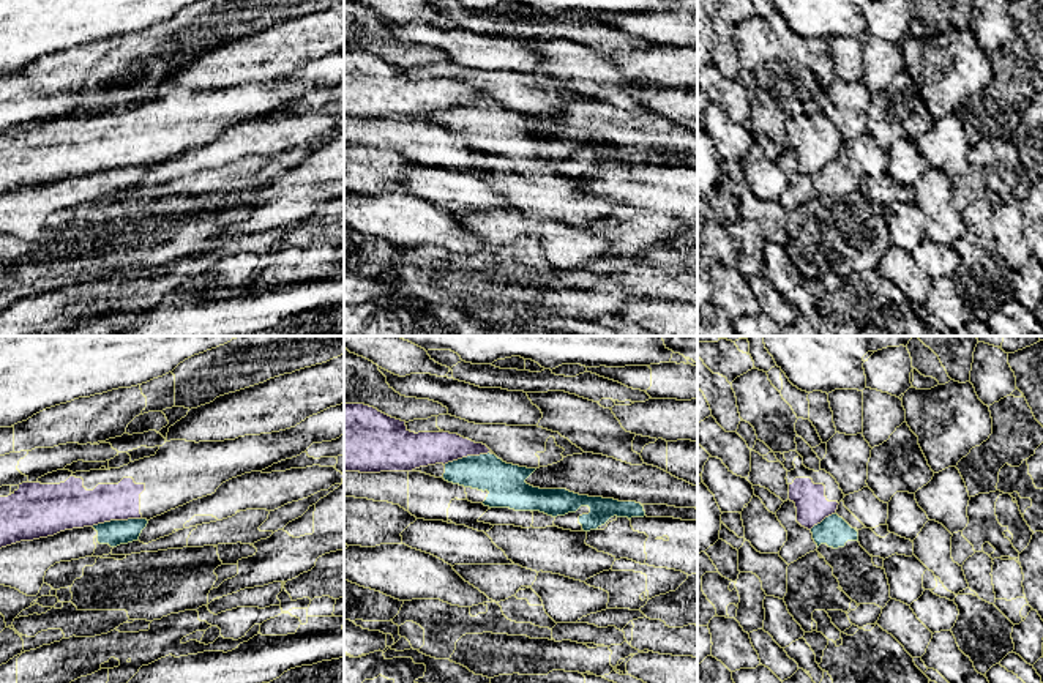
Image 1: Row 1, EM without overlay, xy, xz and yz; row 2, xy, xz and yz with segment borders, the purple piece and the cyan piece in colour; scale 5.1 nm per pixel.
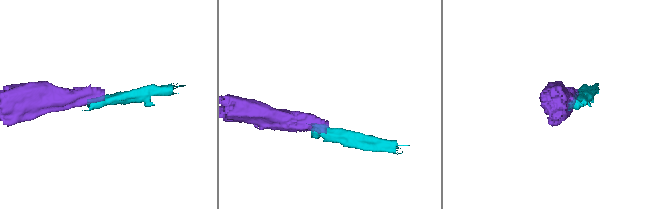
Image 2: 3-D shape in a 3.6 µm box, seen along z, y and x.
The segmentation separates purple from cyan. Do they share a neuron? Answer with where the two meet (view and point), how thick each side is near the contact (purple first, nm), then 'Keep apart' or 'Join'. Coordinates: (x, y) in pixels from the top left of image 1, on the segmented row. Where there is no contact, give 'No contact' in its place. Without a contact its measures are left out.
Touches purple at xy (115, 519). Thickness 240 nm (purple) against 130 nm. Keep apart

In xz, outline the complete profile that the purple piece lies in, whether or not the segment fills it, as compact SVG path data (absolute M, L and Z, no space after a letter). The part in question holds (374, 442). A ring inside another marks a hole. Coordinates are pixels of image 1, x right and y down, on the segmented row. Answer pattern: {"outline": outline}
{"outline": "M344 404L344 472L412 472L467 456L494 454L450 432L410 432L406 421L364 404Z"}

